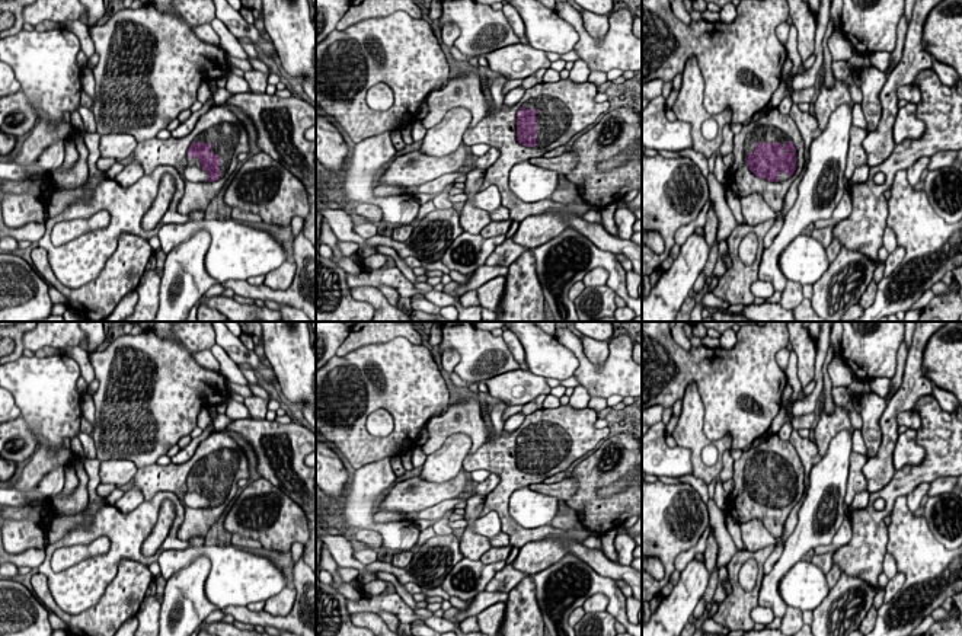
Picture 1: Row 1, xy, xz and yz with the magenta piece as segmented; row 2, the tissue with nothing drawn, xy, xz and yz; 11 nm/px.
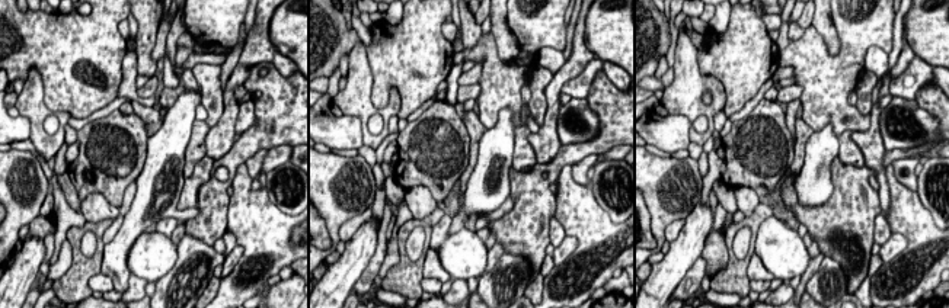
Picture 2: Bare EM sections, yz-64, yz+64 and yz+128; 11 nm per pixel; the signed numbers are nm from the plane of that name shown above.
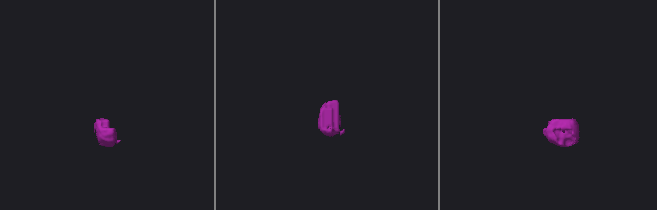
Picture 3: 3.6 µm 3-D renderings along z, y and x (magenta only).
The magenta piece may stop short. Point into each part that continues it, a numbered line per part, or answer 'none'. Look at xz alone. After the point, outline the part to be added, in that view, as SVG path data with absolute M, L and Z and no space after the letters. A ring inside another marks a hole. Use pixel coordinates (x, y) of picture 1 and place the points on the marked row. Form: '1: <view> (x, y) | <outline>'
1: xz (562, 109) | M559 80L557 83L538 83L525 90L524 96L514 105L506 106L502 103L501 109L495 108L490 90L483 86L482 93L488 102L486 116L473 128L467 128L463 134L463 143L470 147L473 144L488 144L499 150L498 160L485 170L485 179L482 191L495 185L501 194L502 207L509 211L511 221L521 223L522 220L541 215L552 210L565 212L565 204L556 204L544 199L534 204L522 202L509 189L509 172L511 169L530 159L543 157L544 153L554 150L559 146L565 146L575 134L594 124L595 119L608 111L610 103L595 102L598 87L592 83L573 83L571 80ZM521 108L536 111L536 146L527 147L517 141L517 112Z

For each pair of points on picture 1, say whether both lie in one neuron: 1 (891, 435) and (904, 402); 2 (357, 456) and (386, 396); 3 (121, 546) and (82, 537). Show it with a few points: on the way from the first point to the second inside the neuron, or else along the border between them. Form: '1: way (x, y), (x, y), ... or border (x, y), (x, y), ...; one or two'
1: way (891, 427), (891, 415), (895, 411); one
2: way (357, 440), (357, 425), (368, 415), (370, 409); one
3: way (112, 536), (108, 531), (92, 531); one

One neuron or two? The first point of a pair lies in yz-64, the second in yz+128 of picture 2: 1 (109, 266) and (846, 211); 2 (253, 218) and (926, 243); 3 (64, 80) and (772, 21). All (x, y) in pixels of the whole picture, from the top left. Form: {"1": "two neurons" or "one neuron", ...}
{"1": "two neurons", "2": "one neuron", "3": "two neurons"}

